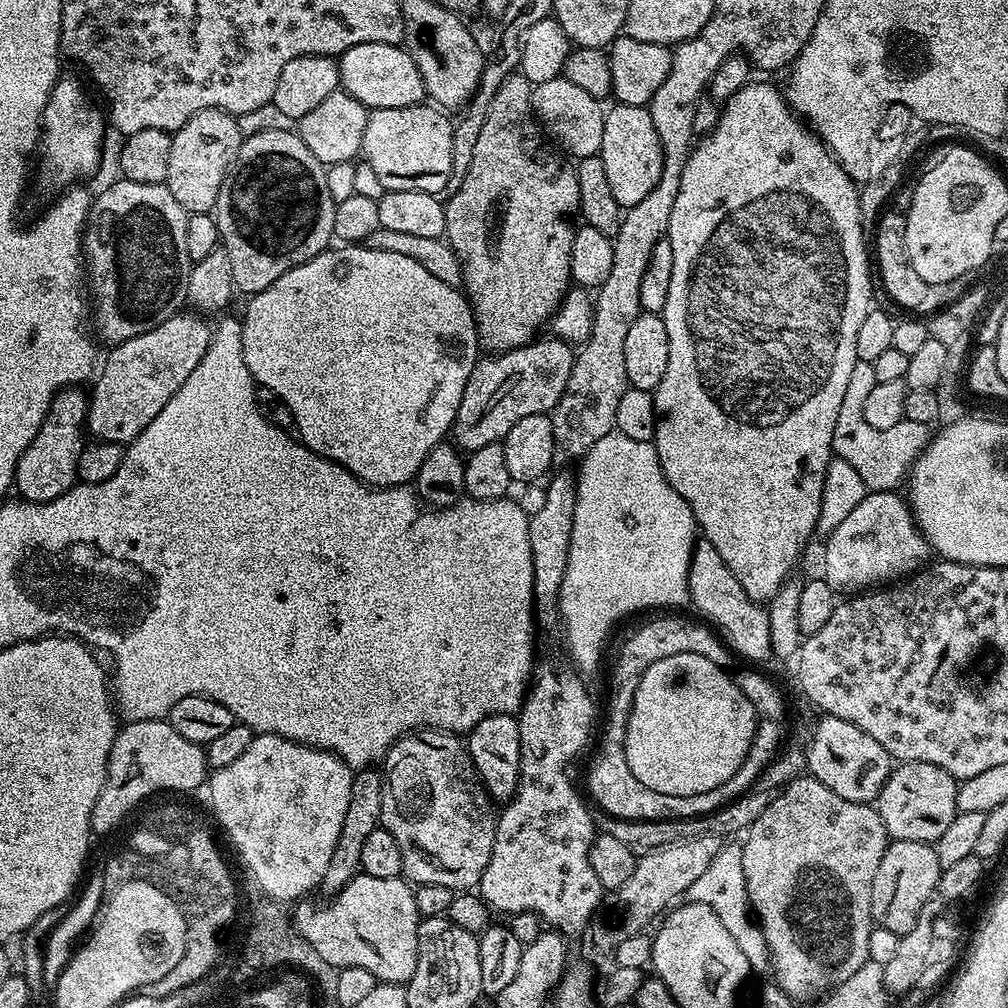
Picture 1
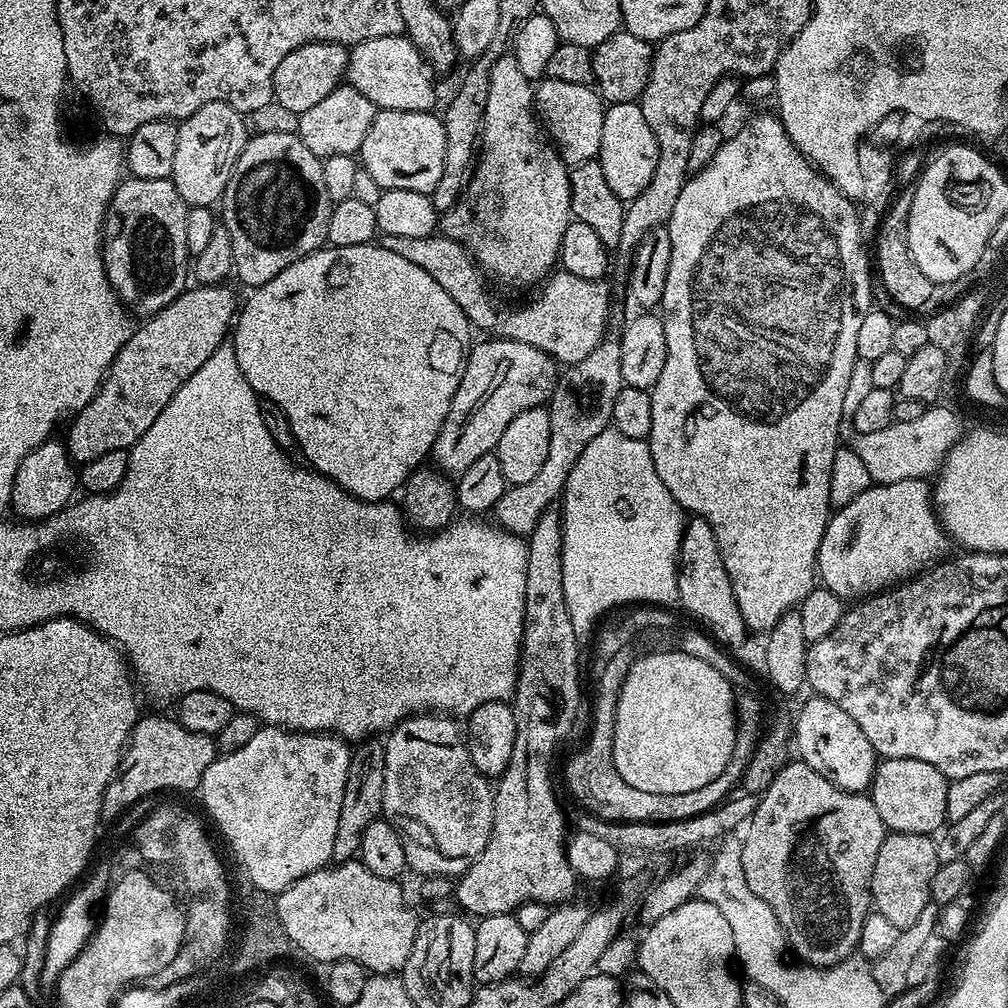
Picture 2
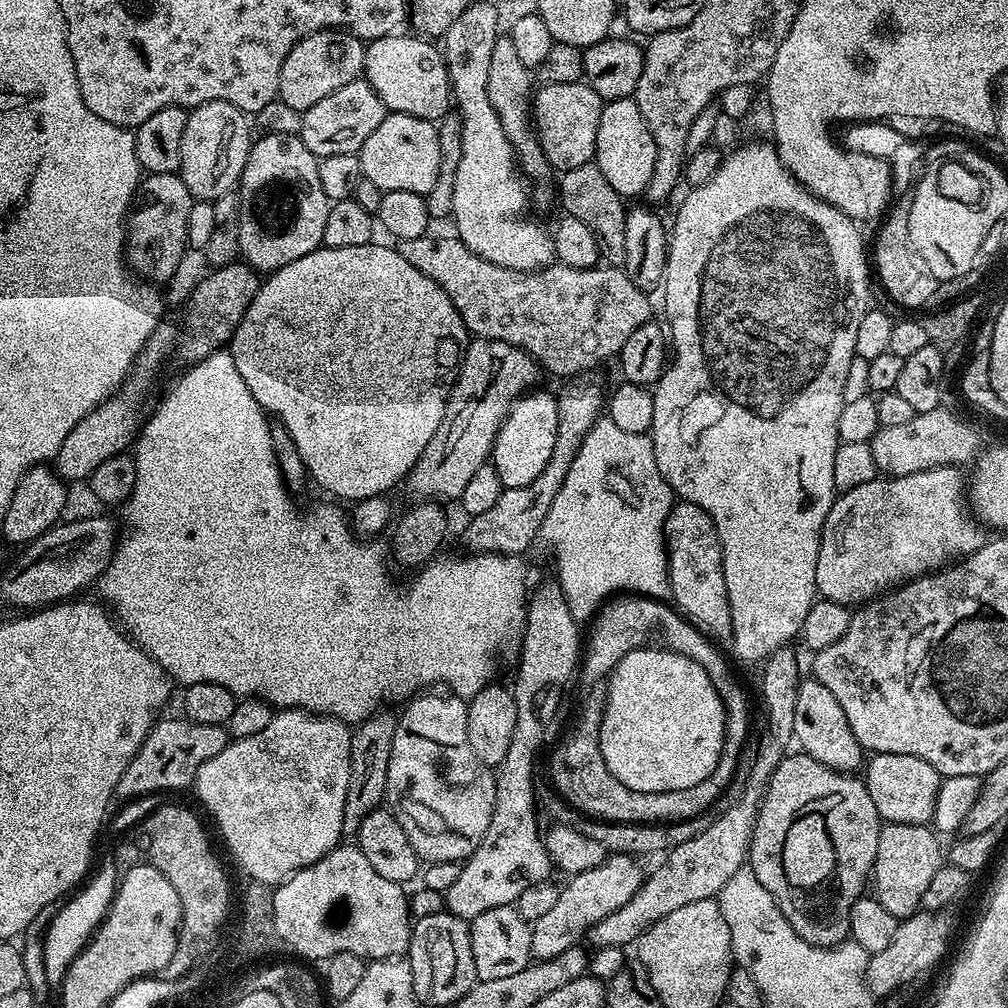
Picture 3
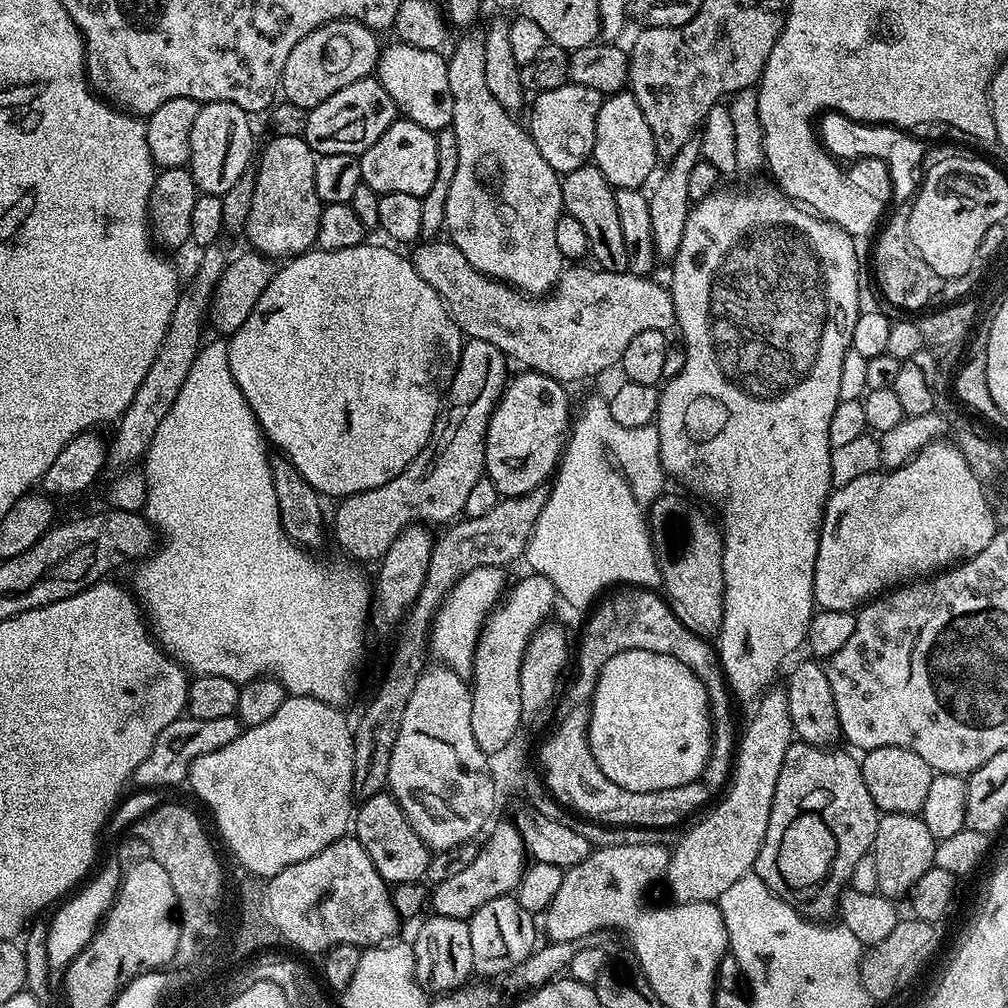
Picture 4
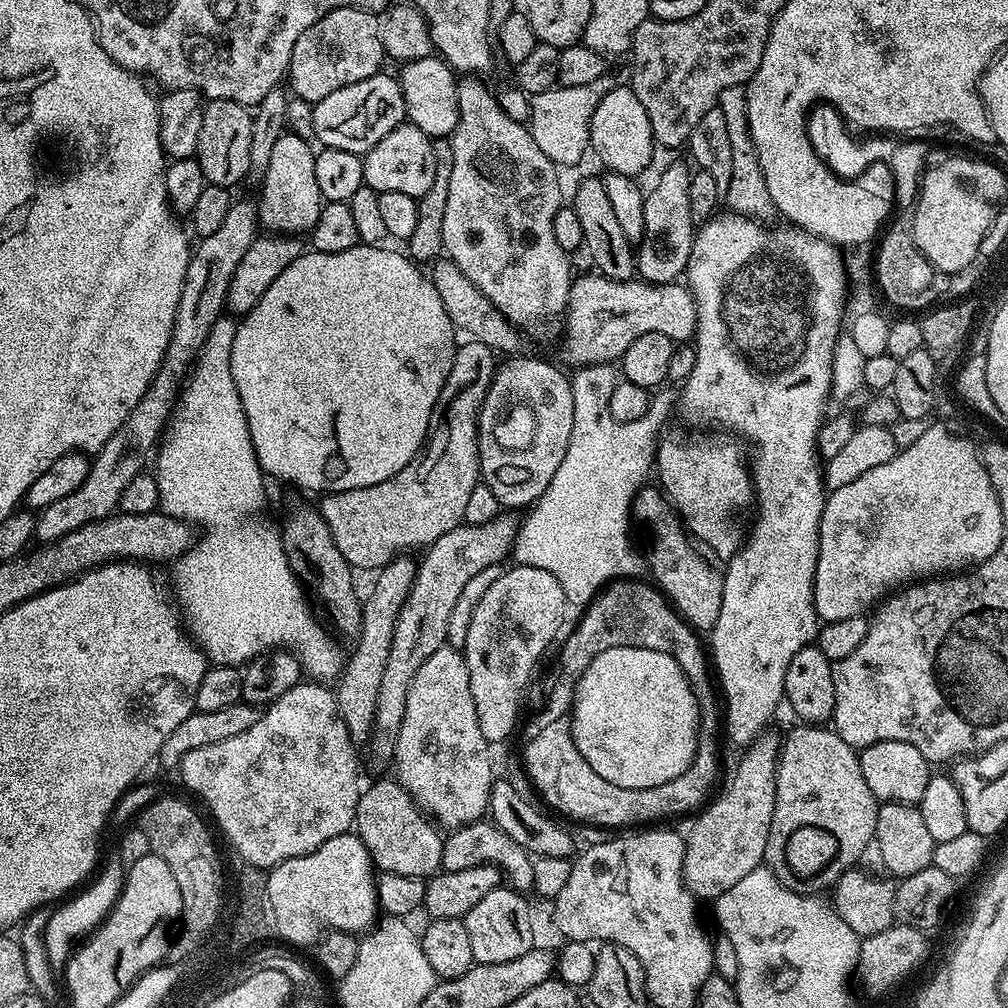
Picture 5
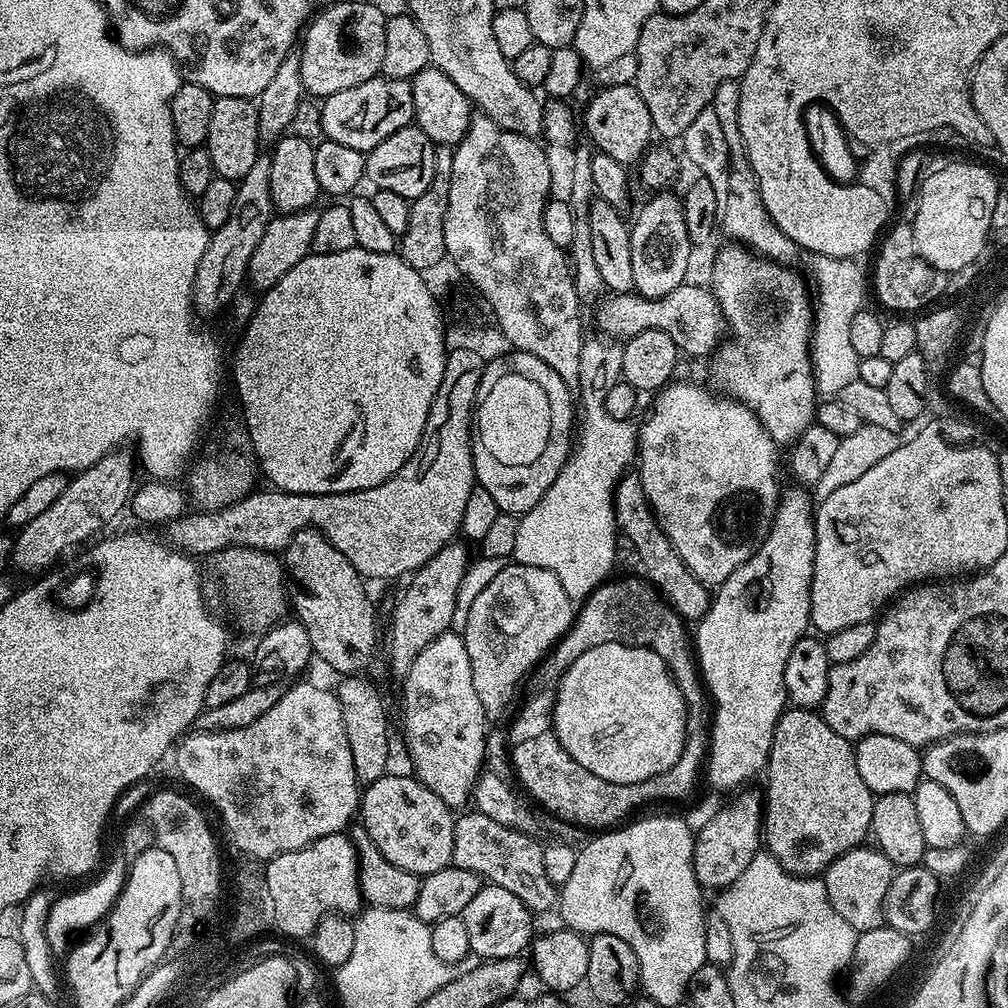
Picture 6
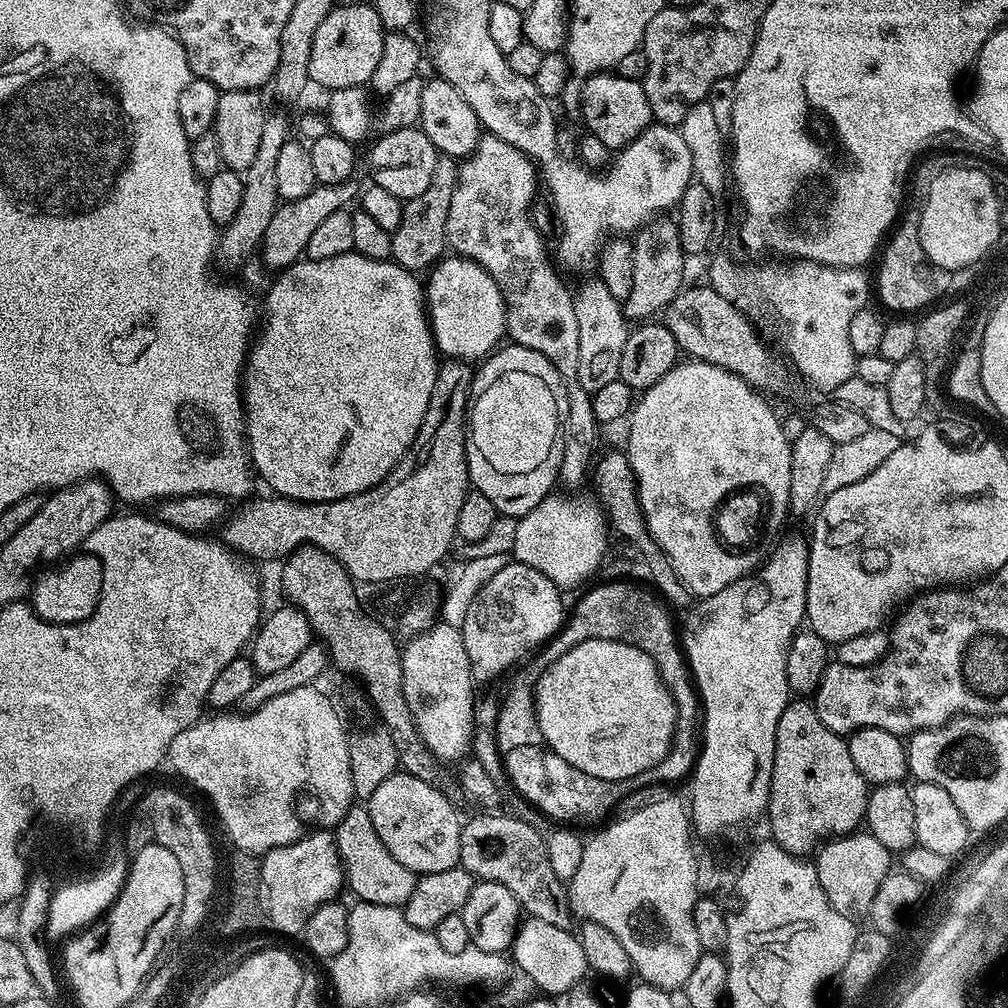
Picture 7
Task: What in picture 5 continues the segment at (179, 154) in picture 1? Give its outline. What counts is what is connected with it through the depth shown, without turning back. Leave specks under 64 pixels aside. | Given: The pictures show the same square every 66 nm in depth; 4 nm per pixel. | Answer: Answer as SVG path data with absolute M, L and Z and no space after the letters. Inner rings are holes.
M214 100L205 107L202 134L198 134L195 159L202 166L205 181L231 189L232 184L243 181L250 166L252 141L252 112L245 105L229 100Z

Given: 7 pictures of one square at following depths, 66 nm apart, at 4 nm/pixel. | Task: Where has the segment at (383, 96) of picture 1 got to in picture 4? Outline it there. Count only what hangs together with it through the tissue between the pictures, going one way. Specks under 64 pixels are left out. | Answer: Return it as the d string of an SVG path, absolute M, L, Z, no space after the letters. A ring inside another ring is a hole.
M392 42L380 53L376 61L375 79L394 98L397 109L407 119L418 122L432 133L437 133L449 127L454 118L454 98L450 94L450 74L448 61L439 51L431 52L416 46Z

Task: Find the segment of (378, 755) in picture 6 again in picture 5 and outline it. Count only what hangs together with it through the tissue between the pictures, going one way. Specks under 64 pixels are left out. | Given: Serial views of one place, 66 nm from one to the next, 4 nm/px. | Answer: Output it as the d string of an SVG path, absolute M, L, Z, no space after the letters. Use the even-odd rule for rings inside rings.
M408 554L398 556L375 573L376 581L372 584L372 593L368 597L365 595L362 600L360 631L354 640L356 649L349 660L347 657L334 684L342 722L346 722L346 730L353 744L357 746L367 745L372 736L372 723L378 706L378 689L382 682L382 673L386 671L386 658L390 655L390 638L394 638L394 622L398 622L402 602L406 602L406 594L410 594L410 586L414 586L417 561L411 560L412 558Z

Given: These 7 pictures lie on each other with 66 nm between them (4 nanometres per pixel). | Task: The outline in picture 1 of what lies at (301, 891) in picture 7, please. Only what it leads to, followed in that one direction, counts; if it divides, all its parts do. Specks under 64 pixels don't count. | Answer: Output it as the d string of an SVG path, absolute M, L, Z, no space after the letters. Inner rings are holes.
M357 874L341 892L331 897L329 904L315 908L308 902L296 905L295 925L313 953L316 952L332 967L332 970L359 966L361 970L370 970L374 978L381 984L407 985L408 979L414 974L414 966L418 962L418 926L422 919L414 902L414 888L407 879L374 878Z

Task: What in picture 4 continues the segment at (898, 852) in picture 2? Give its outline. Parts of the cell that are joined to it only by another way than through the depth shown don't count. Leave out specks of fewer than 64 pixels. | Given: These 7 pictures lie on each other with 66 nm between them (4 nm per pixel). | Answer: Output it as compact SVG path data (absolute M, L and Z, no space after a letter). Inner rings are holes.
M885 812L878 822L872 843L871 859L876 859L876 884L880 895L889 898L907 897L914 882L934 866L934 850L938 841L926 830L923 815L915 812Z

